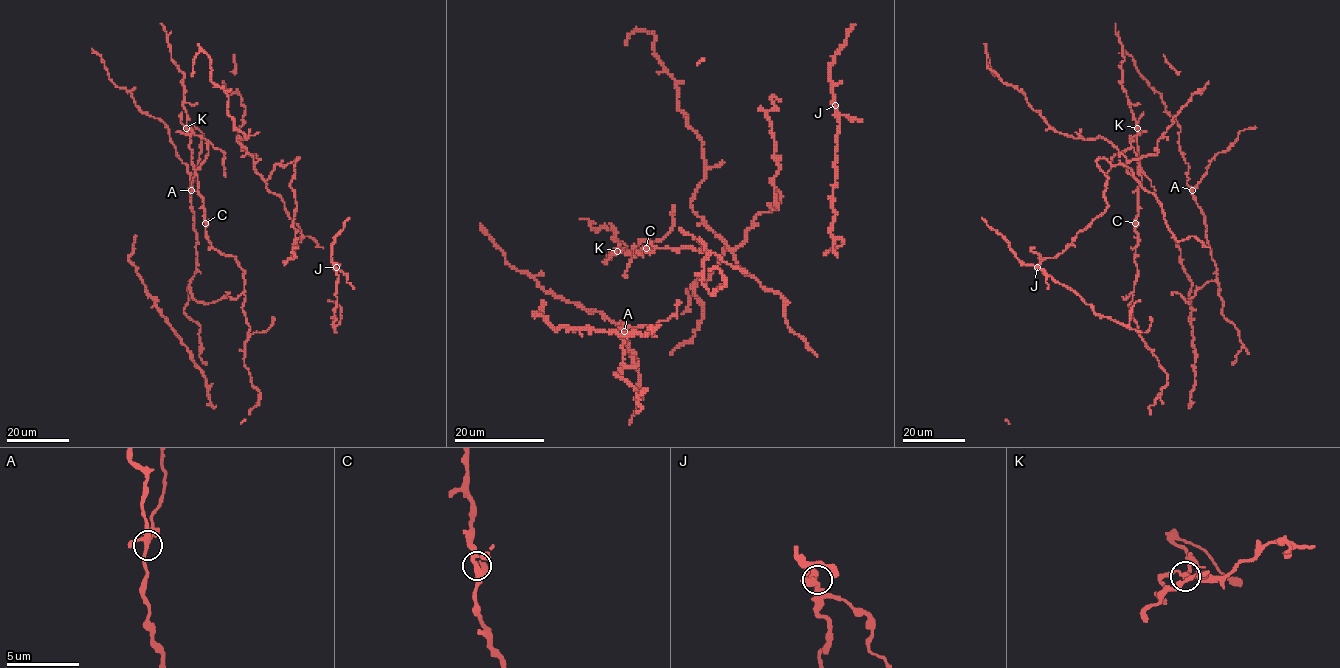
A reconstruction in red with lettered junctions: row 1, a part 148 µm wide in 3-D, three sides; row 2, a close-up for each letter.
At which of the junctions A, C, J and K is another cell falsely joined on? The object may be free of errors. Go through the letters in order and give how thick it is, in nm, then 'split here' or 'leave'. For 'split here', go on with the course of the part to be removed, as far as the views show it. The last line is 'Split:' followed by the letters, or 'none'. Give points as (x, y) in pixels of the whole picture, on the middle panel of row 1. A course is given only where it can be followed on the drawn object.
A: calibre 280 nm; leave
C: calibre 320 nm; leave
J: calibre 360 nm; leave
K: calibre 320 nm; split here; course (617, 251), (629, 251), (643, 241), (648, 241), (650, 245), (631, 258), (624, 271), (626, 275), (622, 275)
Split: K

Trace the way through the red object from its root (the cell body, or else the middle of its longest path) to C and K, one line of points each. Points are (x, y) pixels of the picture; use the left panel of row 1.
C: (209, 149), (206, 158), (196, 170), (205, 223)
K: (209, 149), (204, 139), (186, 128)

